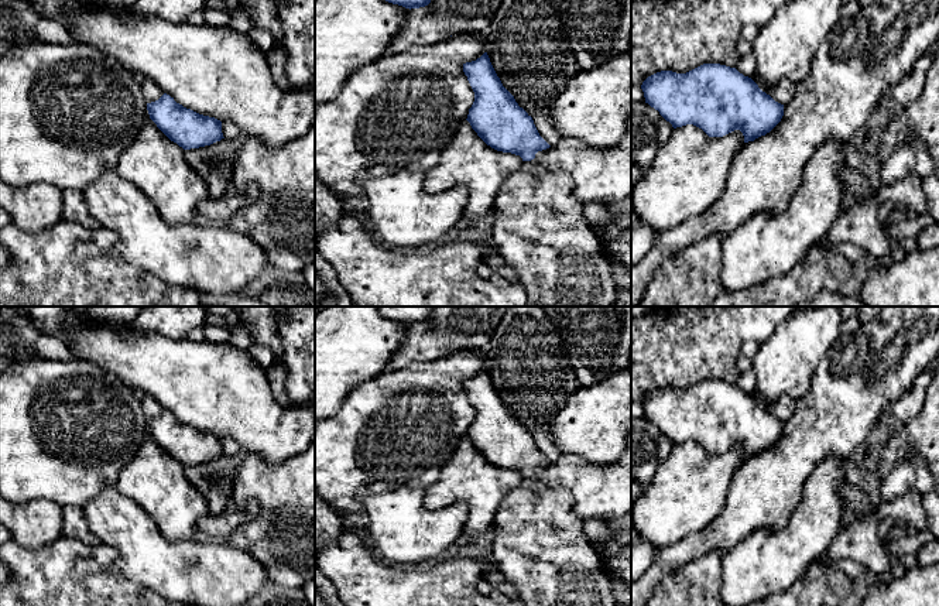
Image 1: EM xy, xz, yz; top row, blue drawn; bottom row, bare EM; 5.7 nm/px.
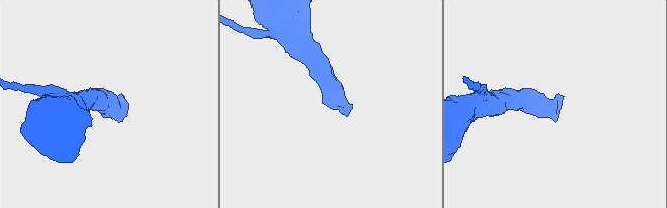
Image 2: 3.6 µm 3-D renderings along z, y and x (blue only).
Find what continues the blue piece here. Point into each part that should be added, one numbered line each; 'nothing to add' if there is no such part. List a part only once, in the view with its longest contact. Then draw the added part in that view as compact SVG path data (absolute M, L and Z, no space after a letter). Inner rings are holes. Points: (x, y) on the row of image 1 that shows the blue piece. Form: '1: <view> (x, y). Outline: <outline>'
1: xz (540, 229). Outline: M535 160L522 161L517 171L514 171L503 184L494 199L494 223L493 223L493 239L497 247L497 253L504 259L506 266L517 273L515 285L522 285L527 292L527 307L613 307L616 301L617 284L613 275L611 267L603 246L594 234L590 225L586 222L583 209L585 205L579 202L573 194L573 181L565 171L554 171L546 165L539 164Z

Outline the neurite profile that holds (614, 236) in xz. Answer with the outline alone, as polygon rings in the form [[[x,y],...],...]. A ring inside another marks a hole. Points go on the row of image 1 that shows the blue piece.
[[[631,196],[621,202],[607,202],[610,220],[593,232],[603,246],[604,254],[621,264],[631,274]]]

